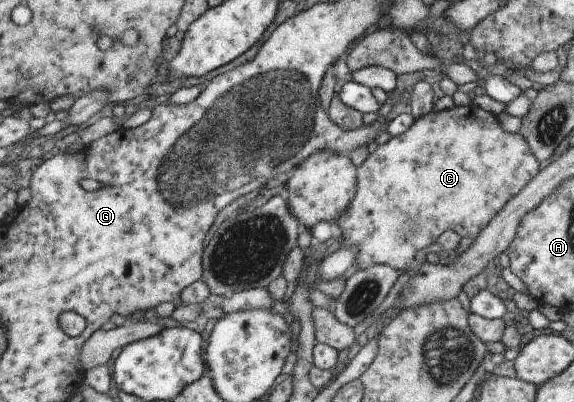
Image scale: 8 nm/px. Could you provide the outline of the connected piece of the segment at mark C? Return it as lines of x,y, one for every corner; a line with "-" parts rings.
472,104
466,106
453,105
451,109
428,112
426,115
414,119
409,128
400,135
397,135
397,137
391,137
385,143
377,145
373,153
368,155
361,165
357,166
354,197
347,203
345,212
341,213
334,222
340,230
339,237
341,237
341,243
339,243
337,249
351,249
351,247
355,247
356,259
352,265
355,266
357,270
371,267
371,265
385,265
391,267
391,269
395,269
395,271
403,271
403,273
410,275
418,266
414,258
417,251
421,249
425,250
425,247
427,247
429,243
433,243
441,233
448,230
457,233
461,238
475,238
487,227
490,220
503,208
503,205
505,205
515,193
519,193
519,191
537,175
538,169
539,165
537,161
535,161
535,157
531,155
531,151
527,149
527,143
525,143
523,137
518,133
506,133
503,131
497,117
493,114
485,112

